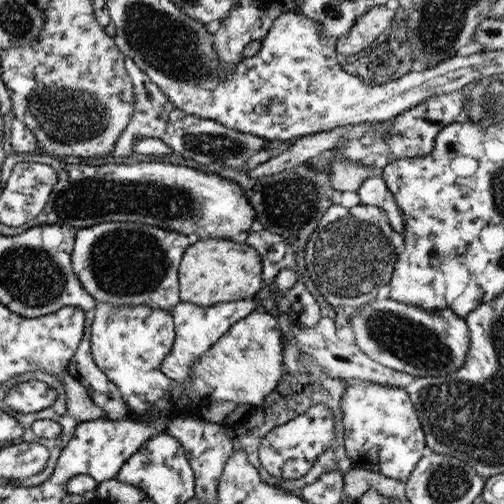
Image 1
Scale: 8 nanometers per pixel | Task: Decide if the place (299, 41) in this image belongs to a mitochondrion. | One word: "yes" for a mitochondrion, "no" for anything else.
no

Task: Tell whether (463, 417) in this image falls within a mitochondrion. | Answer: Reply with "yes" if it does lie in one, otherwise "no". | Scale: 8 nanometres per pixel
yes

